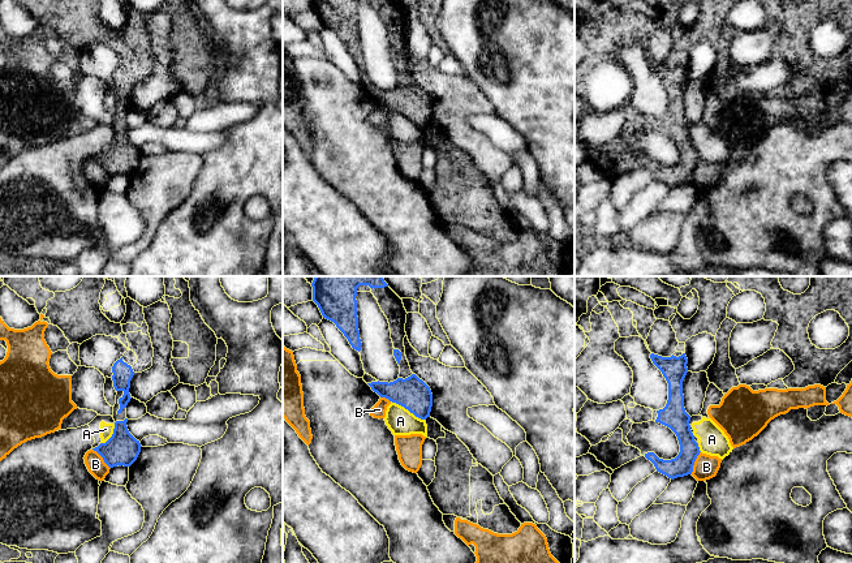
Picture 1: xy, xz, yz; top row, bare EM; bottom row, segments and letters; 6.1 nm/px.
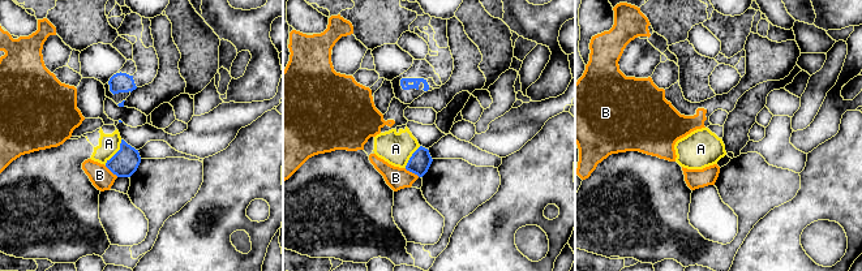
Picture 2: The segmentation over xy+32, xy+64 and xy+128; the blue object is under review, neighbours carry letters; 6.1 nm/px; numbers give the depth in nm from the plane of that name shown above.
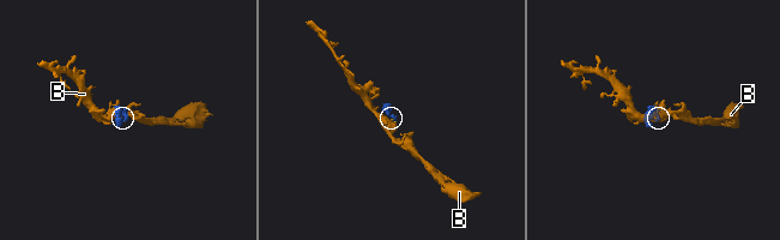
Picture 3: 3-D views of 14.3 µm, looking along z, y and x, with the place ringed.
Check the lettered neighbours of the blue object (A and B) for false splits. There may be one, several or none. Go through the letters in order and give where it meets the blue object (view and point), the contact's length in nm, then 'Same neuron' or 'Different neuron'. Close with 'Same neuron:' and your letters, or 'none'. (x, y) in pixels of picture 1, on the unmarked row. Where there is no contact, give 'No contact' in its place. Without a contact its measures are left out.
A: Touches blue at xz (408, 117). Shared border 240 nm. Different neuron
B: Touches blue at yz (693, 171). Shared border 160 nm. Different neuron
Same neuron: none

